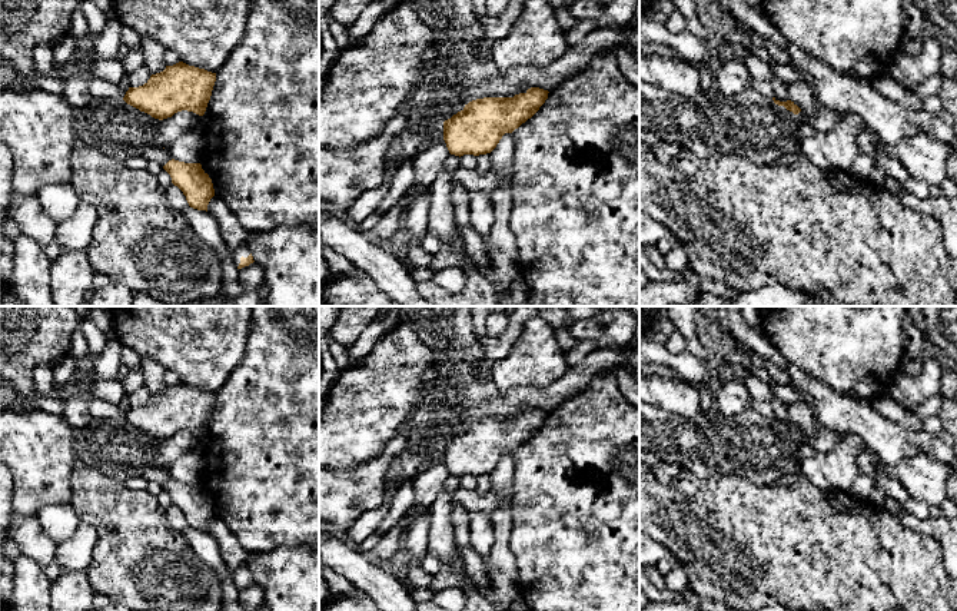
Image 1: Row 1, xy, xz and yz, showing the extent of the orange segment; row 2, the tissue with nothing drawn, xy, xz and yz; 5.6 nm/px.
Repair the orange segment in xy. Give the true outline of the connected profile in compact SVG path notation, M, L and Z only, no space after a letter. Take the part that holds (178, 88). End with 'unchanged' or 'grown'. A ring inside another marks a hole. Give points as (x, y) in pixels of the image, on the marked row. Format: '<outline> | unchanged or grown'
M179 62L152 74L143 86L129 87L123 100L159 120L182 110L203 116L215 82L216 73Z | unchanged

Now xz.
M531 87L514 97L484 97L443 122L443 140L451 155L491 153L505 133L531 119L548 99L548 90Z | unchanged

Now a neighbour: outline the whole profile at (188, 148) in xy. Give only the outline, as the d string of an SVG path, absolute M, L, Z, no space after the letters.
M203 129L189 130L179 136L167 149L175 160L200 163L205 149Z

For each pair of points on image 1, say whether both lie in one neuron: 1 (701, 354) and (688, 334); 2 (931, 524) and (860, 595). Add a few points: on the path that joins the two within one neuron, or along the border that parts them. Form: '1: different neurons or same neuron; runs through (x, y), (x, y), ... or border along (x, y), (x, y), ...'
1: same neuron; runs through (701, 349), (693, 338)
2: different neurons; border along (897, 517), (909, 527), (930, 534), (941, 547)

